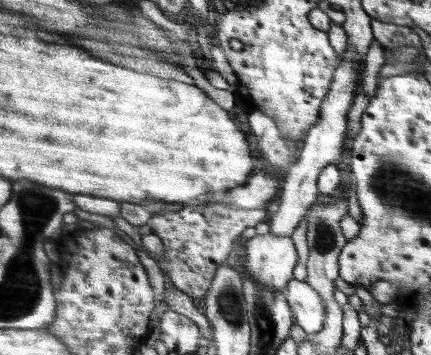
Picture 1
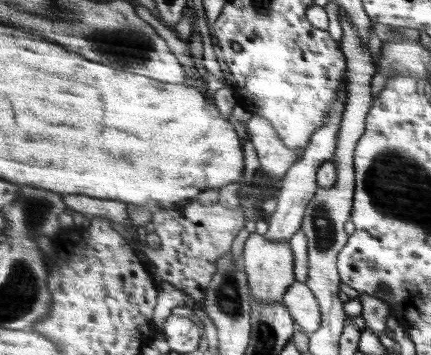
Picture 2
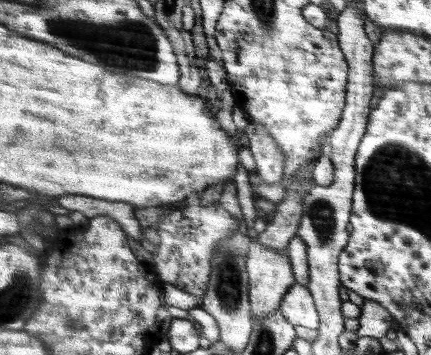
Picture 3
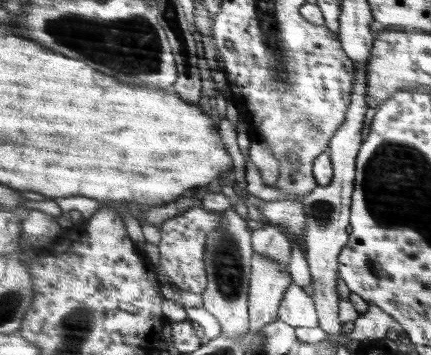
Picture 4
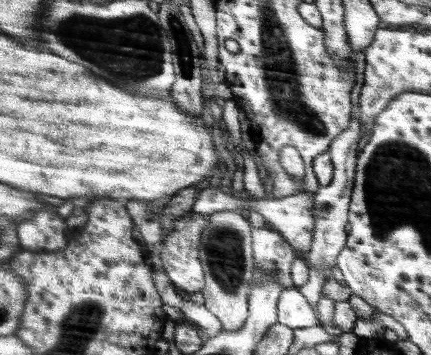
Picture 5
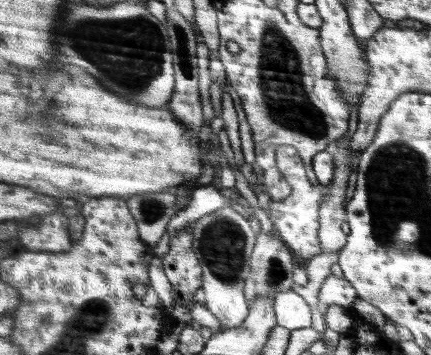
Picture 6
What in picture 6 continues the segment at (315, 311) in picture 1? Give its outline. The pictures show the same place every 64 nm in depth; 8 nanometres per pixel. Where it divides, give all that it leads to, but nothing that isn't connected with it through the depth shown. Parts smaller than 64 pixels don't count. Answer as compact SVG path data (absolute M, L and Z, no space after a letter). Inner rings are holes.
M293 290L281 292L275 298L275 312L279 318L279 326L289 330L311 328L311 306Z

